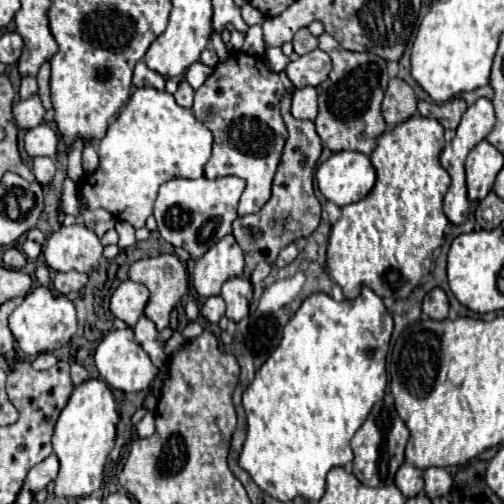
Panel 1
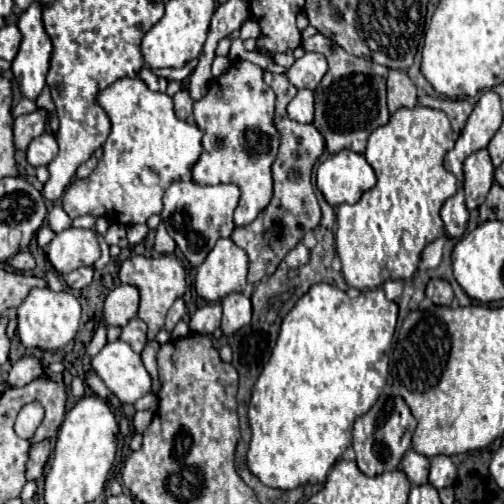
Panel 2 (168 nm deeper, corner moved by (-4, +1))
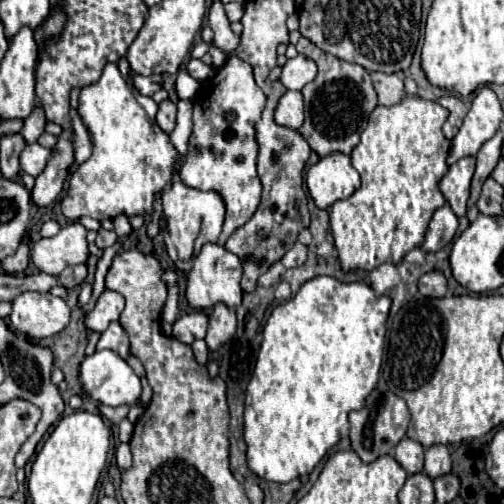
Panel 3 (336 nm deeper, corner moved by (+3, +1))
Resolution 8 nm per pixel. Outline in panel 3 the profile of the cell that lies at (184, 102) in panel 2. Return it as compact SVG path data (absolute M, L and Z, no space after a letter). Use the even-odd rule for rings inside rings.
M163 100L163 102L159 104L157 124L159 124L167 134L171 134L173 128L175 128L175 114L177 114L177 106L175 106L175 102L171 102L171 100Z

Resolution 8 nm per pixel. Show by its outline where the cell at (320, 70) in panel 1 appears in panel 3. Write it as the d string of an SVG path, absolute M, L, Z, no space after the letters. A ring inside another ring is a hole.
M299 54L287 60L279 80L287 90L301 90L305 84L309 84L315 78L315 74L317 74L317 64L307 56Z

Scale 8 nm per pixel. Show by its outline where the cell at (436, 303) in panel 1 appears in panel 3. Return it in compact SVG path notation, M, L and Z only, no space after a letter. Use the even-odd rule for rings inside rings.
M433 270L419 278L419 292L427 298L443 298L447 294L447 280L441 272Z

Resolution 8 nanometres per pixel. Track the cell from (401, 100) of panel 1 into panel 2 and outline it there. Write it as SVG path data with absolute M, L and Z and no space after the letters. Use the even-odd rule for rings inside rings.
M390 70L388 72L388 110L396 112L398 108L414 108L416 106L416 86L402 70Z

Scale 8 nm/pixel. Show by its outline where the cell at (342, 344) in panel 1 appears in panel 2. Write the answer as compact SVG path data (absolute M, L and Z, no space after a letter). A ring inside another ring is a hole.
M314 284L296 304L294 308L284 316L280 332L278 332L278 340L276 346L272 350L272 356L268 360L268 364L264 366L262 374L258 376L254 388L252 388L252 396L250 404L248 404L248 418L250 418L251 440L250 450L248 450L248 468L254 476L260 478L262 484L272 486L272 488L280 488L280 490L292 490L298 488L302 484L320 484L326 480L328 470L332 468L332 464L346 452L346 448L352 444L352 428L354 428L354 420L358 416L362 416L364 412L368 412L372 408L372 404L378 400L386 378L389 374L390 352L392 352L392 336L396 330L396 316L398 316L398 304L386 300L384 290L376 288L376 290L364 290L360 296L350 298L344 290L336 288L334 284Z

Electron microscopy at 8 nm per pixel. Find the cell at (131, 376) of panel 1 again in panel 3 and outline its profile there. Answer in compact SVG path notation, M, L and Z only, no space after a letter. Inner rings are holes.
M97 350L81 362L83 390L107 406L135 404L141 396L141 380L117 352Z

